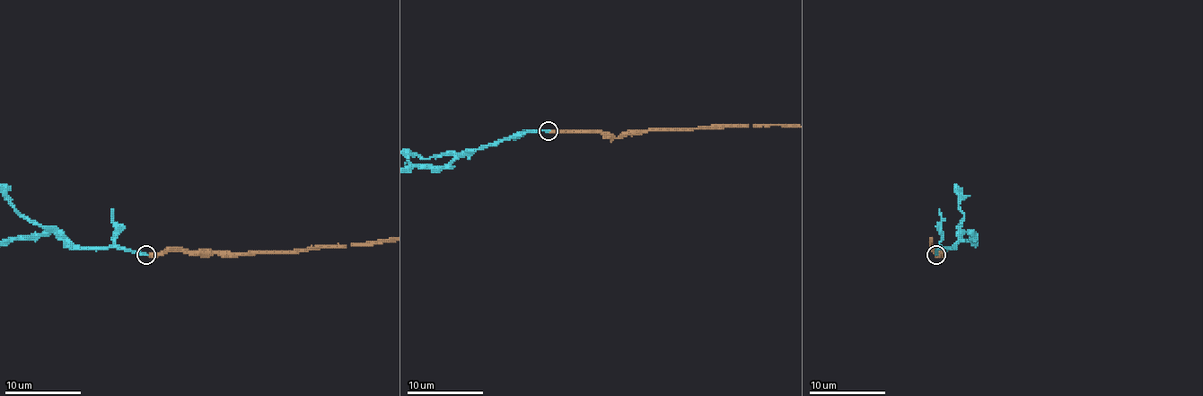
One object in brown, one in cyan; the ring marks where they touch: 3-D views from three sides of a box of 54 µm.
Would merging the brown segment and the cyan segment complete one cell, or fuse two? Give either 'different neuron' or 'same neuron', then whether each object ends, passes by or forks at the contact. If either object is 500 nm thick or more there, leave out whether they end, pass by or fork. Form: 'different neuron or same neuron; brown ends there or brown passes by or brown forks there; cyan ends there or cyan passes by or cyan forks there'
same neuron; brown ends there; cyan ends there

